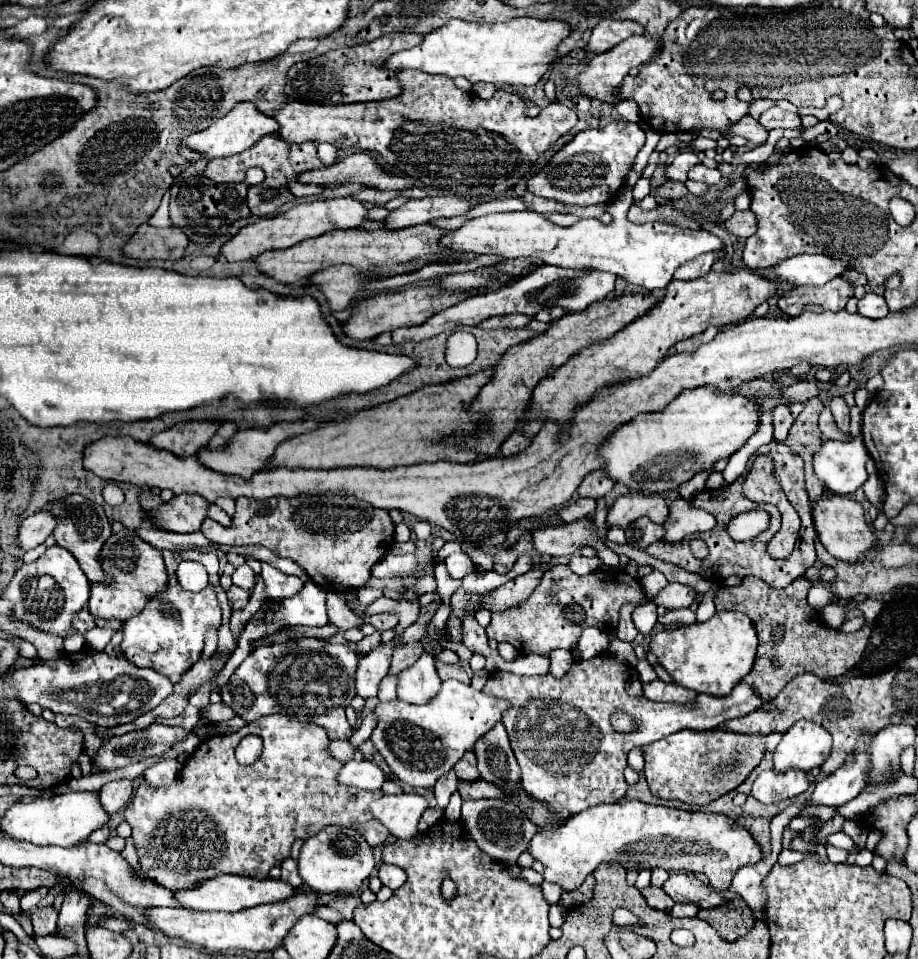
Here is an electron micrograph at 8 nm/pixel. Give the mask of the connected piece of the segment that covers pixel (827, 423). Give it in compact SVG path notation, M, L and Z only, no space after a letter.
M825 407L825 411L819 415L819 429L821 429L821 433L823 433L823 439L851 441L851 435L845 435L845 433L837 427L837 423L835 423L829 407Z

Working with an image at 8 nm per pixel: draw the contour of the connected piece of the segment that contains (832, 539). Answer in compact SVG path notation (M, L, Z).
M831 493L821 495L817 501L811 503L811 515L813 515L817 539L837 559L857 561L859 557L863 557L869 549L873 549L877 545L875 535L871 533L869 525L865 523L861 503L857 503L853 499L847 499L847 497L841 497L841 495L831 495Z

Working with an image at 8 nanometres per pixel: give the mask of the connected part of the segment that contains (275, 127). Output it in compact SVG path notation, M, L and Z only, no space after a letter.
M239 103L233 107L231 113L227 113L223 119L219 119L215 125L211 125L205 131L193 133L189 137L183 139L183 143L199 153L203 153L207 159L215 159L215 157L229 157L229 155L239 155L245 149L253 147L261 137L265 135L273 135L279 131L279 123L265 115L263 111L259 111L253 103Z

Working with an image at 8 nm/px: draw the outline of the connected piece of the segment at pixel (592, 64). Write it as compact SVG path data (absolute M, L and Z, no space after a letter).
M637 35L637 37L629 37L623 43L619 43L617 47L613 47L611 51L605 51L601 55L595 55L587 65L585 71L579 75L579 87L581 93L587 97L595 97L599 101L605 103L615 103L617 97L613 97L613 89L623 81L623 77L629 73L631 67L639 67L649 63L649 59L661 49L661 39L653 39L649 35Z

